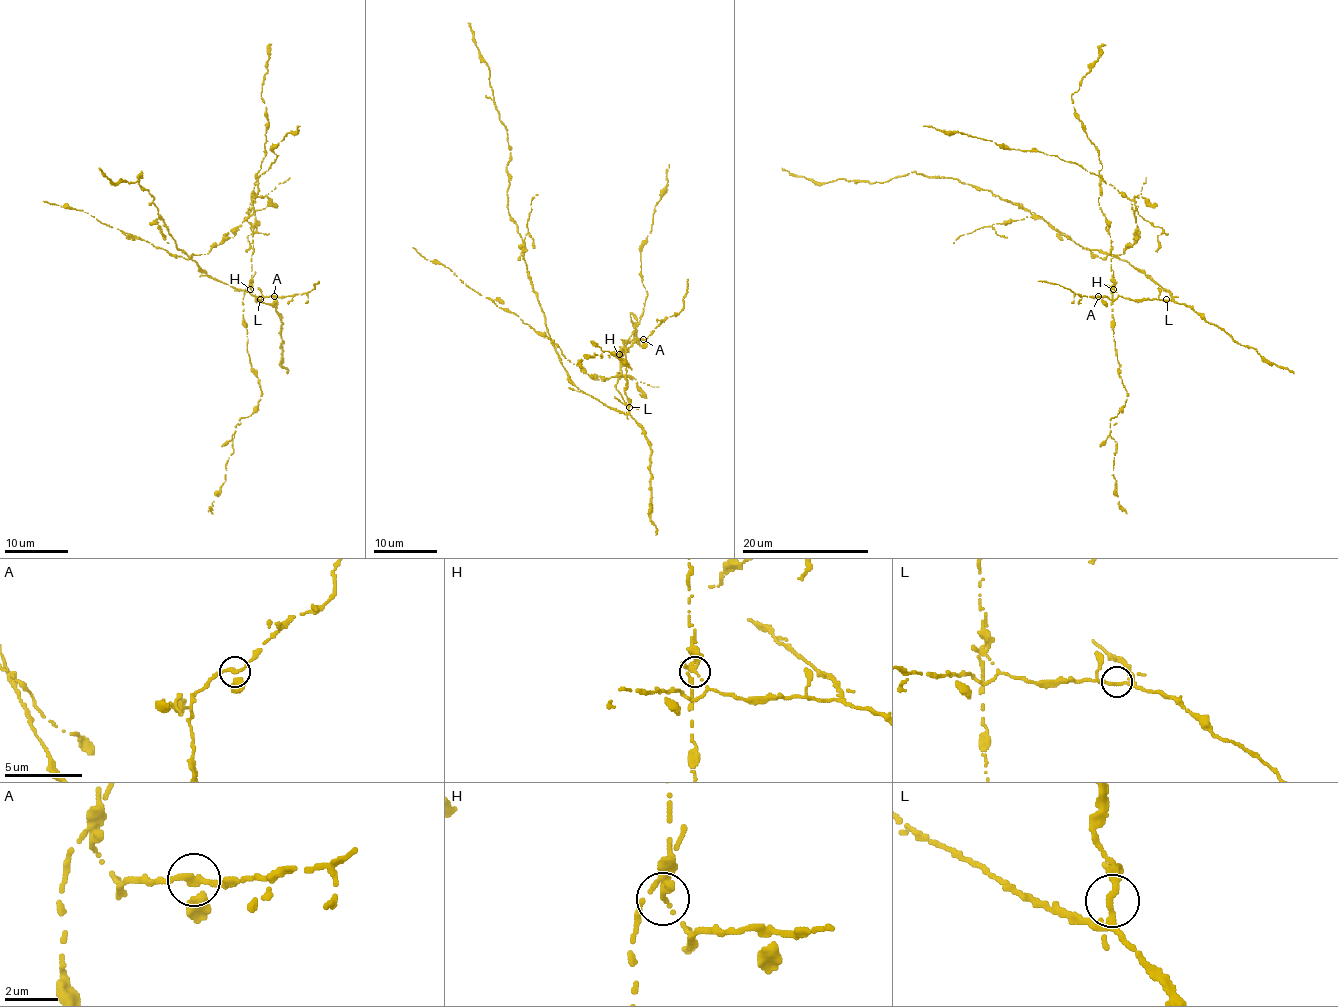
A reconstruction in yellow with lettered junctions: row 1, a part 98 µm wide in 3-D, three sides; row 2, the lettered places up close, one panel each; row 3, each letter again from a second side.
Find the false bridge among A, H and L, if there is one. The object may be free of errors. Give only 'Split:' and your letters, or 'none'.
Split: H

